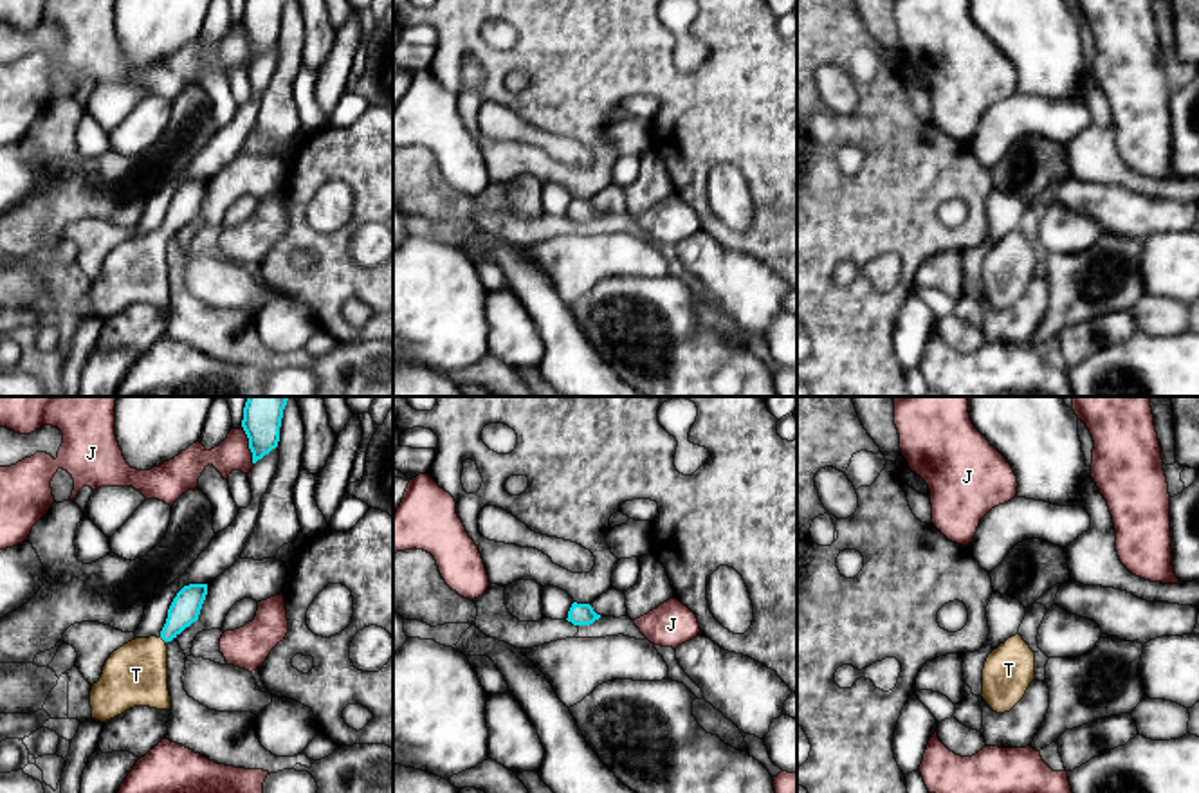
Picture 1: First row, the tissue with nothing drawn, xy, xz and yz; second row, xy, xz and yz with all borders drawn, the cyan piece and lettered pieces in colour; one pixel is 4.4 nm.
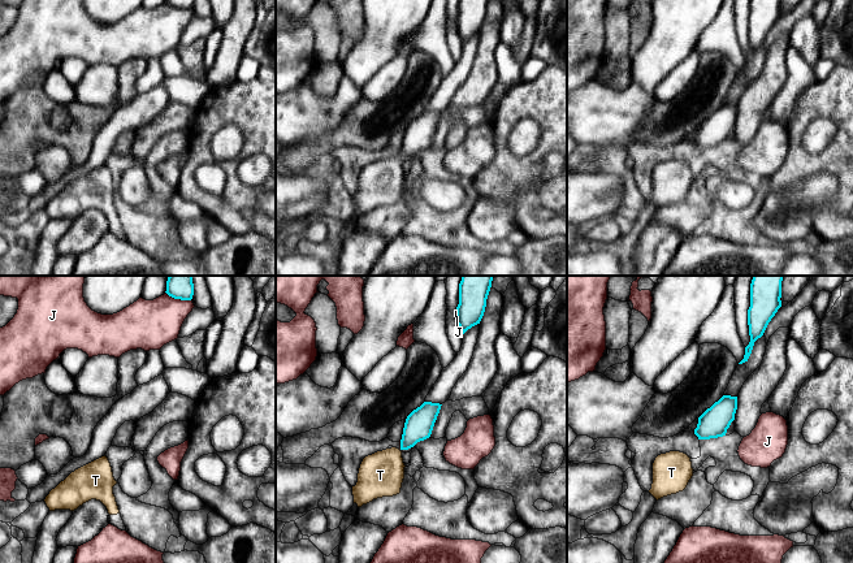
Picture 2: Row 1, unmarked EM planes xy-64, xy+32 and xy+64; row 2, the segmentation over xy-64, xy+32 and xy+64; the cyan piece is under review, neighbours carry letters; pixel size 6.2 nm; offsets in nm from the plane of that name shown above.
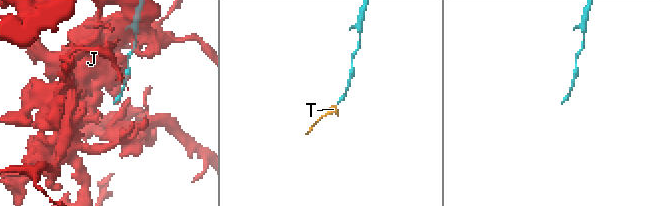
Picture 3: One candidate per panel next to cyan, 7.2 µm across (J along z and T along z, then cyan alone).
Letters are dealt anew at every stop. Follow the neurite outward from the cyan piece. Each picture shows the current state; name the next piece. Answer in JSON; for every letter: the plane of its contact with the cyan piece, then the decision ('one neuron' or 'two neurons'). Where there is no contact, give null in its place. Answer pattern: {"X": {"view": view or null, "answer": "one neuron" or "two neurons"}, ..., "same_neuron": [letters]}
{"J": {"view": "xy", "answer": "two neurons"}, "T": {"view": "xy", "answer": "one neuron"}, "same_neuron": ["T"]}

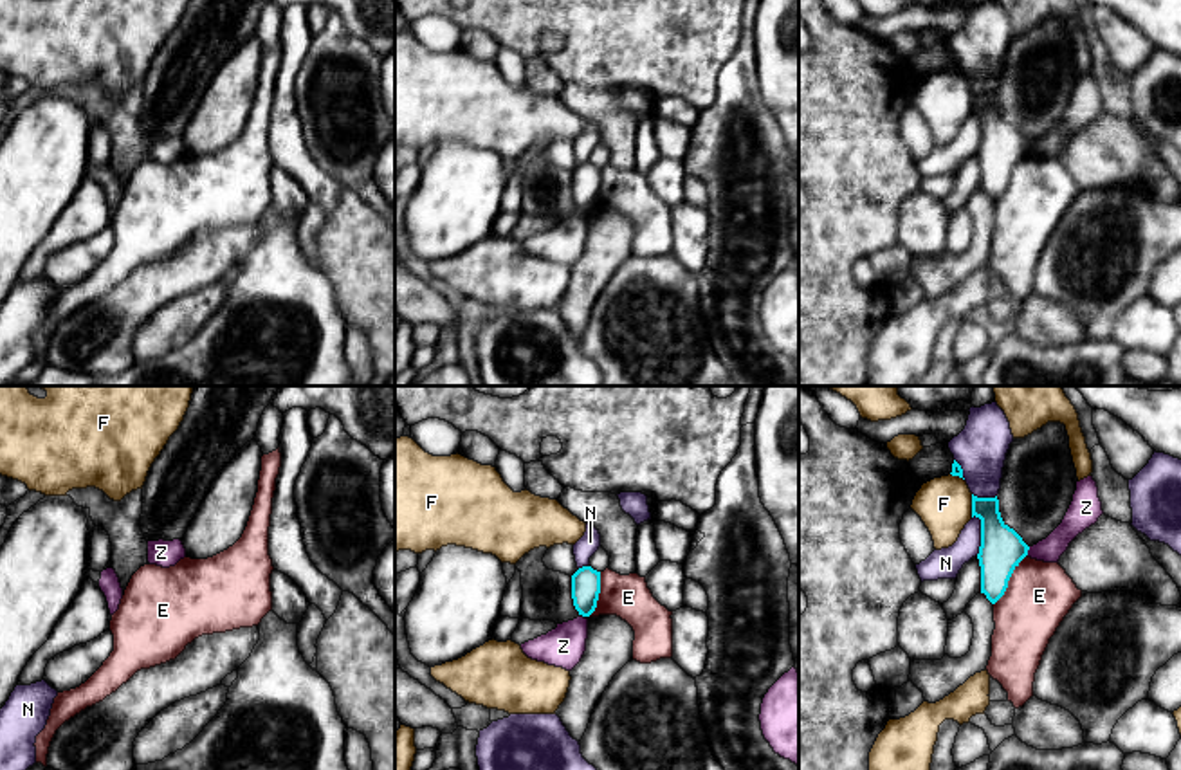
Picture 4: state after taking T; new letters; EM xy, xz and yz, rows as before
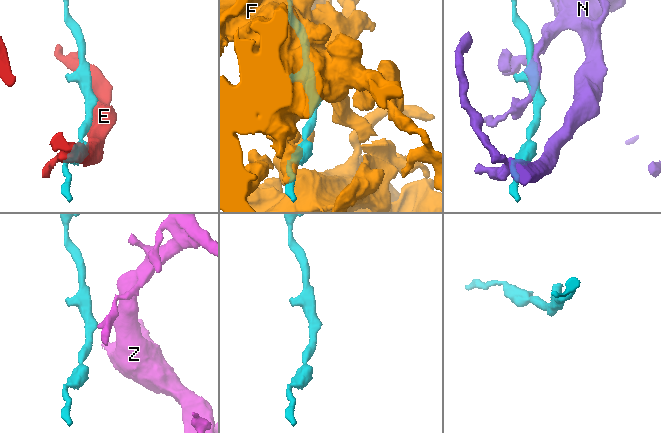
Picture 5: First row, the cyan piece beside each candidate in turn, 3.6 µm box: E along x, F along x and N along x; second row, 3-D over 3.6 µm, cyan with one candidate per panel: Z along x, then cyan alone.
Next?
{"E": {"view": "yz", "answer": "two neurons"}, "F": {"view": "yz", "answer": "two neurons"}, "N": {"view": "yz", "answer": "two neurons"}, "Z": {"view": "yz", "answer": "two neurons"}, "same_neuron": []}

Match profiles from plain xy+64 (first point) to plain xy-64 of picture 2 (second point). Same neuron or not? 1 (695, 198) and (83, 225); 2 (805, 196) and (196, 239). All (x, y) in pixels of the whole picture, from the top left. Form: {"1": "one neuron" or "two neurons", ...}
{"1": "one neuron", "2": "one neuron"}

